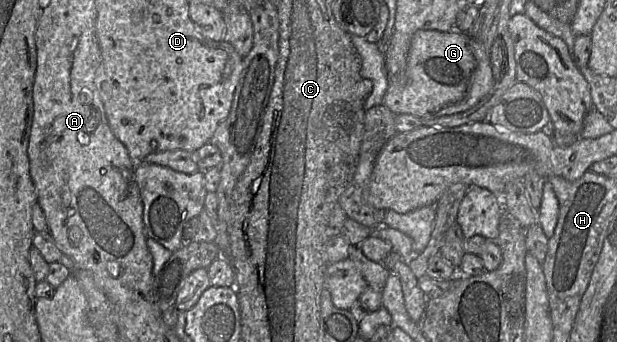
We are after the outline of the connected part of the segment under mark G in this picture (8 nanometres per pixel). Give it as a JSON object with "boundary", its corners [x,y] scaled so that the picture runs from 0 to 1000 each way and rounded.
{"boundary":[[[677,88],[671,96],[656,211],[632,225],[619,304],[639,333],[665,333],[686,351],[752,327],[770,310],[799,254],[794,155],[760,94]]]}

